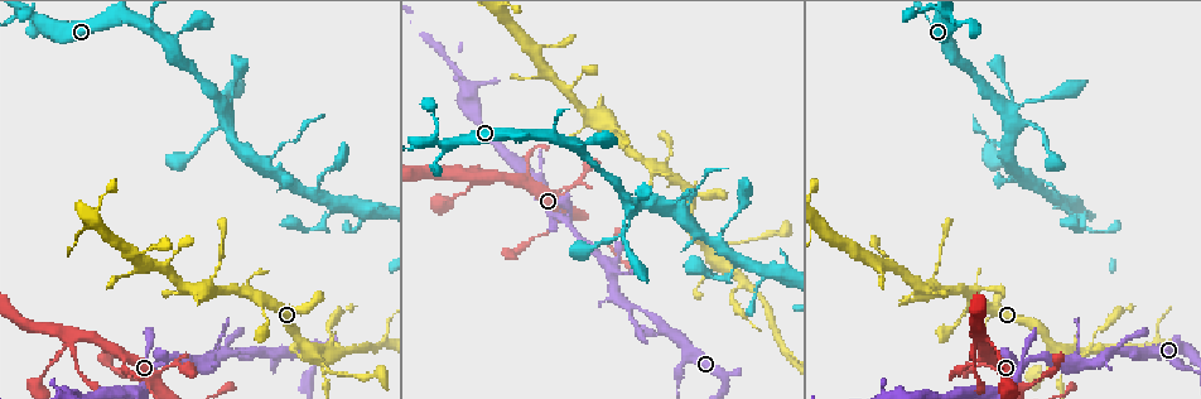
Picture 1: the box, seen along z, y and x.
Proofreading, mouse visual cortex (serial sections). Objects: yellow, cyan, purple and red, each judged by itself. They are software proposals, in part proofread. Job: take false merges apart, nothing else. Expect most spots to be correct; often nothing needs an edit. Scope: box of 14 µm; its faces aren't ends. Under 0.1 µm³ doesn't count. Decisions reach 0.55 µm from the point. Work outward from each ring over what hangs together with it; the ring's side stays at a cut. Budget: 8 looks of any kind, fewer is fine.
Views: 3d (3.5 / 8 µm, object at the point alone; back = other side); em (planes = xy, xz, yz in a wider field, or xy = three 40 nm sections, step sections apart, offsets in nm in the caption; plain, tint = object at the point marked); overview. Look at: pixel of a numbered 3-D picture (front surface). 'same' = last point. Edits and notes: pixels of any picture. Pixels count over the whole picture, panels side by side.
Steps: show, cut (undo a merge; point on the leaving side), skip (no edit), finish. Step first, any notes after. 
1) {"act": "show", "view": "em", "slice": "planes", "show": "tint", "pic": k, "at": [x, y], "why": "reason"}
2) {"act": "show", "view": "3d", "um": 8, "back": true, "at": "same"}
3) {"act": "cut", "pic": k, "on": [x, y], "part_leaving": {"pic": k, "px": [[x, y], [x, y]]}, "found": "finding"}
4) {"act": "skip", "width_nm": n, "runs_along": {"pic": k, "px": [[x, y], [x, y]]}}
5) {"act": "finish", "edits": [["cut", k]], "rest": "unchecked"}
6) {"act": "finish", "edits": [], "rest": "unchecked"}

{"act": "show", "view": "3d", "um": 8, "pic": 1, "at": [70, 337], "why": "sudden change in width"}

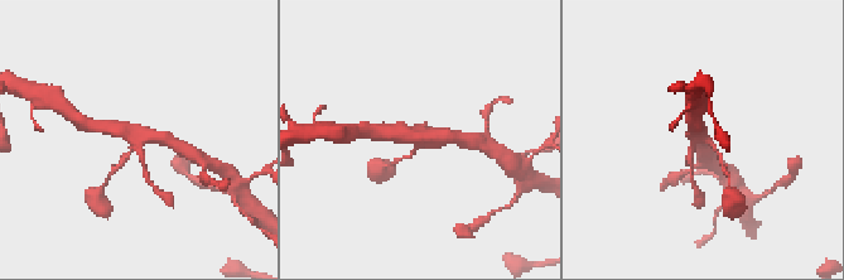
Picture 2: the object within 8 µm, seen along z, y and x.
{"act": "show", "view": "em", "slice": "xy", "step": 1, "show": "tint", "pic": 2, "at": [423, 138], "why": "now the EM"}

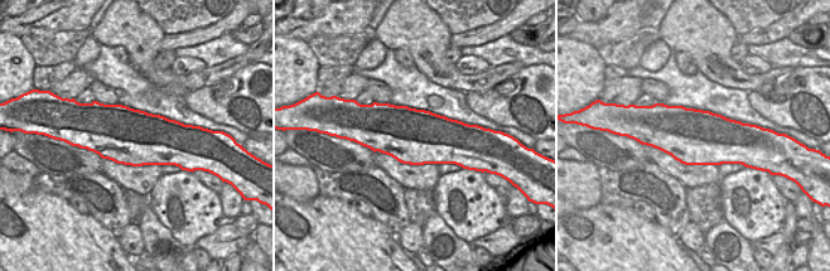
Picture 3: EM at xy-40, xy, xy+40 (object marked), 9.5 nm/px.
{"act": "skip", "runs_along": {"pic": 2, "px": [[177, 144], [105, 128]]}, "found": "one cell here"}

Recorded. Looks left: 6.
{"act": "show", "view": "3d", "um": 3.5, "pic": 1, "at": [786, 351], "why": "three-way junction"}

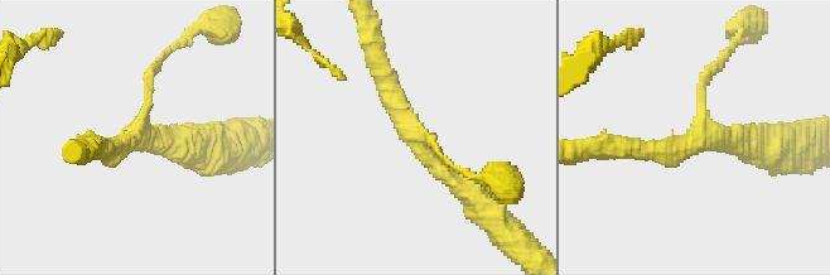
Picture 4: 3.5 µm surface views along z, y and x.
{"act": "show", "view": "em", "slice": "xy", "step": 2, "show": "tint", "pic": 4, "at": [130, 134], "arms": 3, "arm_widths_nm": [150, 250, 250]}

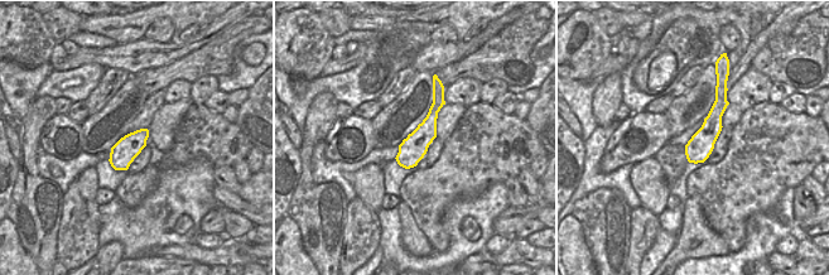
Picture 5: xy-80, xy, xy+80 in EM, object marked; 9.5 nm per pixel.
{"act": "skip", "runs_along": {"pic": 5, "px": [[435, 91], [427, 131], [405, 164]]}, "found": "one cell here"}

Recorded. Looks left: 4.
{"act": "show", "view": "3d", "um": 3.5, "pic": 1, "at": [1112, 356], "why": "thick turns thin"}

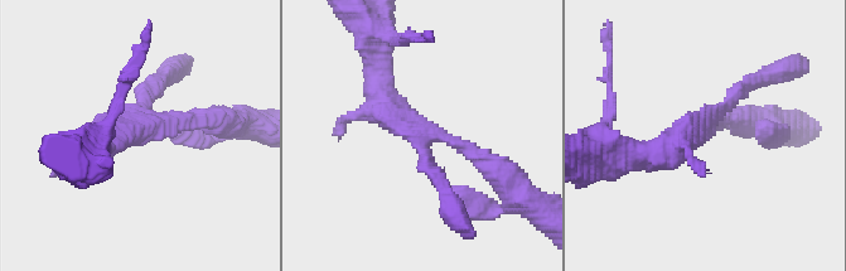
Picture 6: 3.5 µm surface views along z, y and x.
{"act": "show", "view": "em", "slice": "planes", "show": "tint", "pic": 6, "at": [420, 131]}

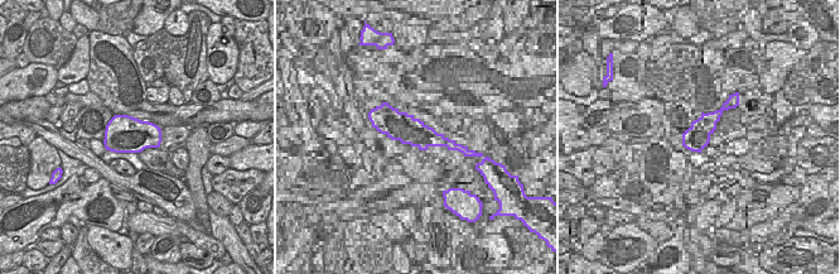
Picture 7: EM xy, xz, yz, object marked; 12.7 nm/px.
{"act": "skip", "runs_along": {"pic": 6, "px": [[493, 168], [392, 116], [381, 77]]}, "found": "one cell here"}

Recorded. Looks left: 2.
{"act": "finish", "edits": [], "rest": "unchecked"}

